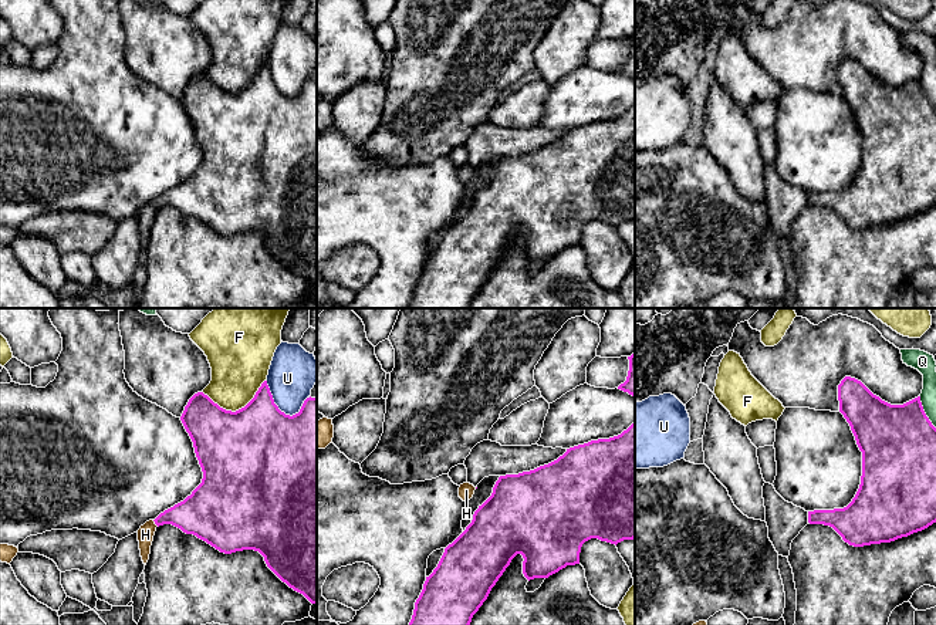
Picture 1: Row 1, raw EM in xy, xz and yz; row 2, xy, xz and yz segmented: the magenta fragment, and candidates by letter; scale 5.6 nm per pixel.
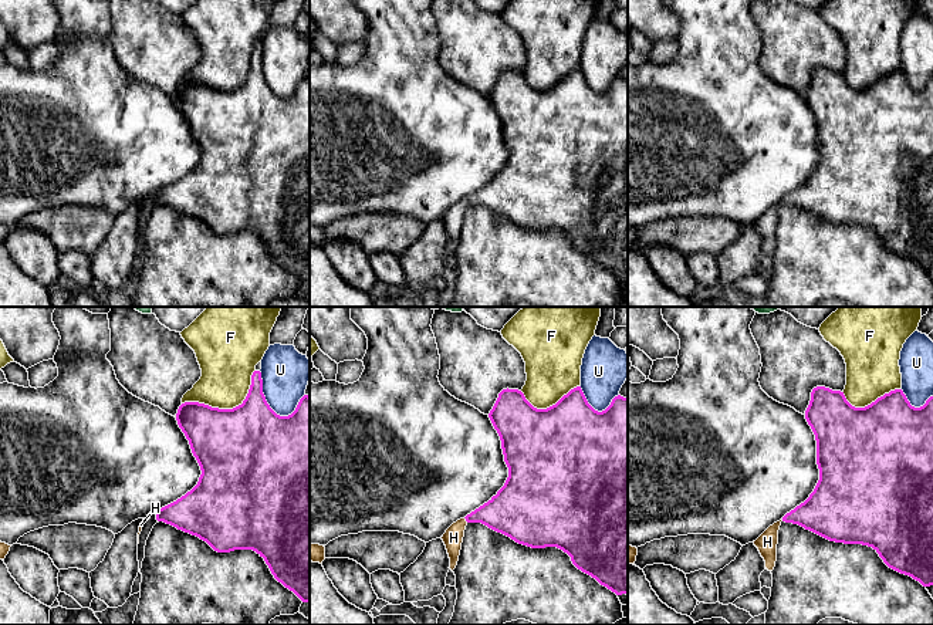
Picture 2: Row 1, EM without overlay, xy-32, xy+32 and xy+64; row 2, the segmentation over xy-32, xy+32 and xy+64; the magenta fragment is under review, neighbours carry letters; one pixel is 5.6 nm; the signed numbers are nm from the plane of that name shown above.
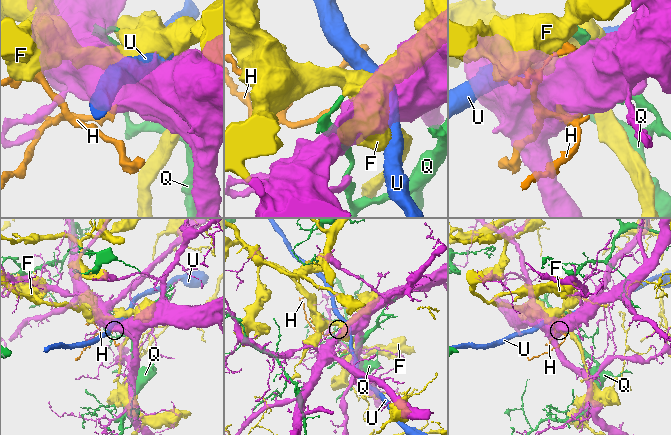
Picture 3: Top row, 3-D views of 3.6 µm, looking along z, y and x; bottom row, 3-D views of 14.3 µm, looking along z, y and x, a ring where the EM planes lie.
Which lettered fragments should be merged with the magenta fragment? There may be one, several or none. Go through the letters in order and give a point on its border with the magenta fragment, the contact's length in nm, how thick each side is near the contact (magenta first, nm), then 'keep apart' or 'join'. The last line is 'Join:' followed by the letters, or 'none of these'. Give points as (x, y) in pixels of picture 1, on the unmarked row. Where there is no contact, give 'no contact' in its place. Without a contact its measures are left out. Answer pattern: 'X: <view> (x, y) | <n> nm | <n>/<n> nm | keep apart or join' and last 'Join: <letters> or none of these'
F: xy (236, 93) | 380 nm | 500/320 nm | keep apart
H: xy (155, 205) | 50 nm | 240/100 nm | join
Q: yz (923, 94) | 200 nm | 440/100 nm | keep apart
U: xy (283, 94) | 280 nm | 500/280 nm | keep apart
Join: H

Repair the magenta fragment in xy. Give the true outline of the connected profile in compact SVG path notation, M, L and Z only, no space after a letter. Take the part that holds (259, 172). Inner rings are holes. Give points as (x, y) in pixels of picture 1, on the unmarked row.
M264 62L254 80L236 94L197 74L180 102L193 124L203 161L183 183L141 207L143 246L156 210L172 206L224 236L259 233L283 264L317 286L317 80L307 80L300 94L290 98L274 85Z

